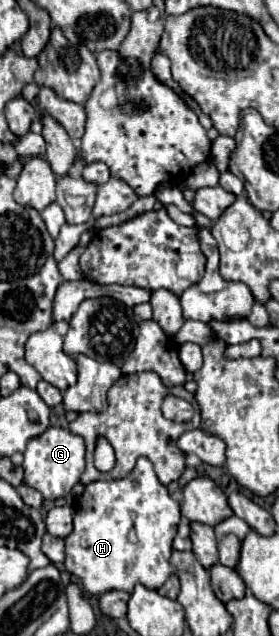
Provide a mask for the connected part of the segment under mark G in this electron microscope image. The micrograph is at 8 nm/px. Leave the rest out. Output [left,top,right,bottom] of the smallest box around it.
[23,427,85,501]

